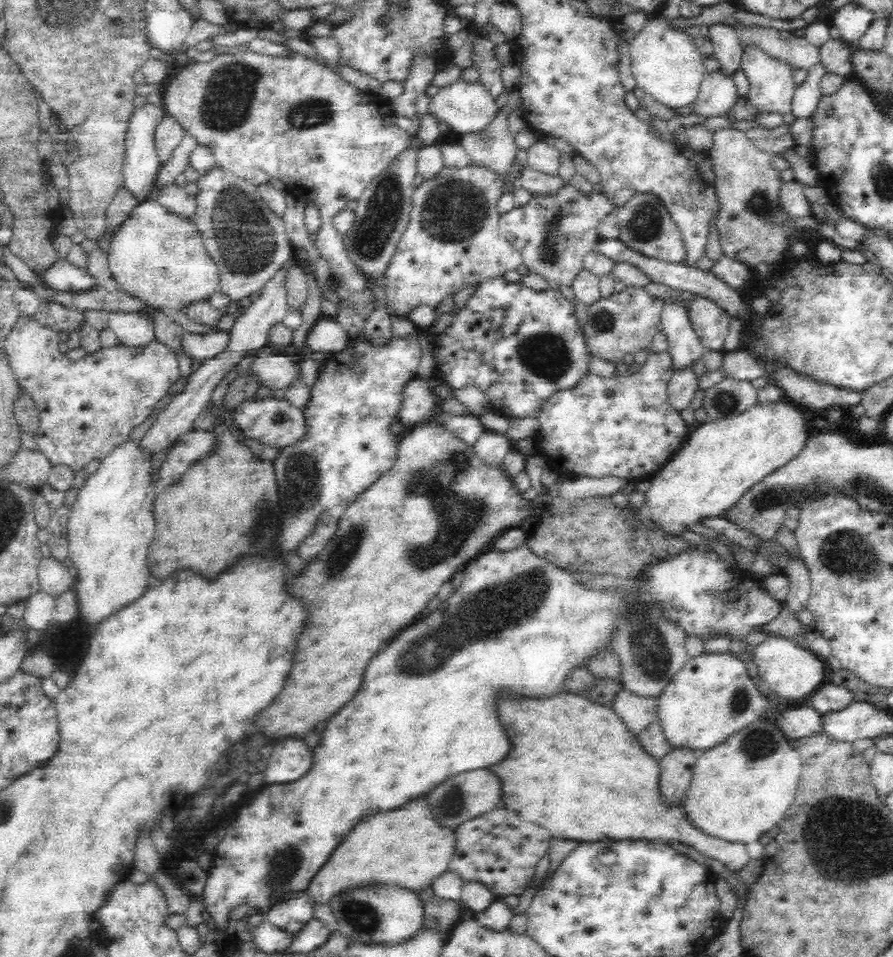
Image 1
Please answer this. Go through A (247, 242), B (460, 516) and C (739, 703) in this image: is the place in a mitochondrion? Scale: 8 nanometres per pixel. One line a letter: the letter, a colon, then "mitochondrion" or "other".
A: mitochondrion
B: mitochondrion
C: mitochondrion

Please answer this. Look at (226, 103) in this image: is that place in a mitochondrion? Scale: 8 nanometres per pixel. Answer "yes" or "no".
yes

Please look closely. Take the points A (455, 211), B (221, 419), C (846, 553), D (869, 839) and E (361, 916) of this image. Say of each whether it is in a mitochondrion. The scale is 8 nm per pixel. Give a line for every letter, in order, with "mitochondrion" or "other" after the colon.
A: mitochondrion
B: other
C: mitochondrion
D: mitochondrion
E: mitochondrion

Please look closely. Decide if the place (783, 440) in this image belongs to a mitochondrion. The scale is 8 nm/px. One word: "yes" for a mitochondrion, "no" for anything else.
no

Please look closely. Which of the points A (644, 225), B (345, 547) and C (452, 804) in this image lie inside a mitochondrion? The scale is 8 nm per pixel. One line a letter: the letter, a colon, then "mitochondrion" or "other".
A: mitochondrion
B: mitochondrion
C: mitochondrion

